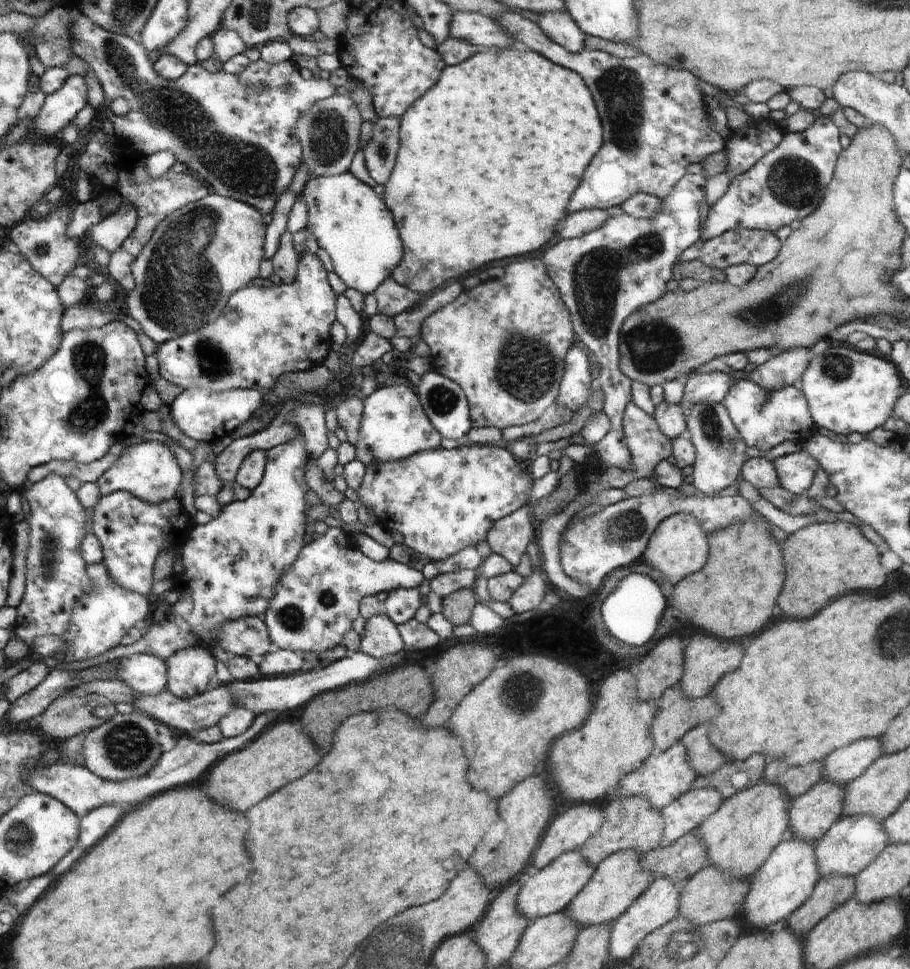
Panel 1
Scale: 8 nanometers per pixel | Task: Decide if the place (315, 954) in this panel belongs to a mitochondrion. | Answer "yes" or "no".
no

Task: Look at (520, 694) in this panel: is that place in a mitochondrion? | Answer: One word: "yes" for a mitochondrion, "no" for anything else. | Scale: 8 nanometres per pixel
yes

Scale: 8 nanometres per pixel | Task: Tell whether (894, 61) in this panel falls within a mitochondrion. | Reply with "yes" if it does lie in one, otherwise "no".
no

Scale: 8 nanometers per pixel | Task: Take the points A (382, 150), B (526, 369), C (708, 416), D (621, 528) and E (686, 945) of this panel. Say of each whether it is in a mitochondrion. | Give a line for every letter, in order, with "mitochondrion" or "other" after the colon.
A: mitochondrion
B: mitochondrion
C: mitochondrion
D: mitochondrion
E: mitochondrion

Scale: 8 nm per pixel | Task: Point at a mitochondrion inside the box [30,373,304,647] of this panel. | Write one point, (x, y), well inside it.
(51, 555)

